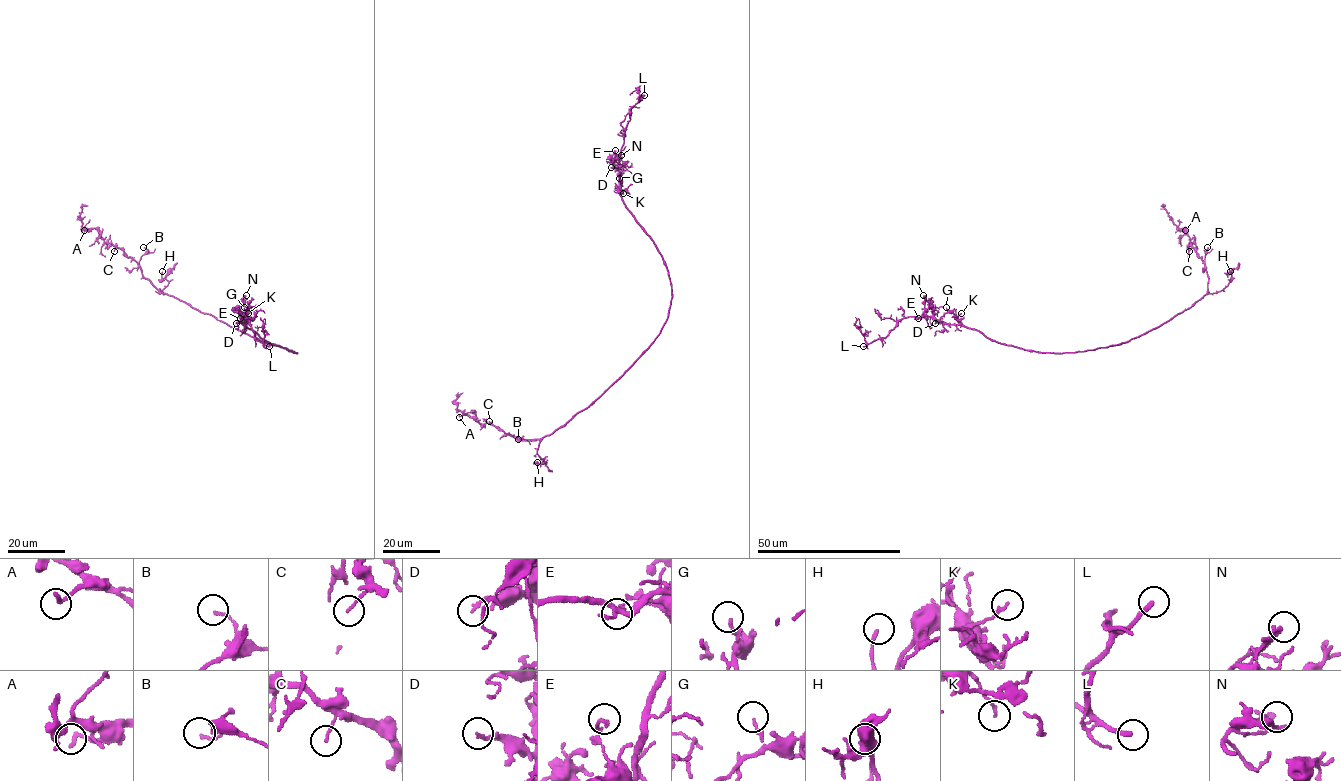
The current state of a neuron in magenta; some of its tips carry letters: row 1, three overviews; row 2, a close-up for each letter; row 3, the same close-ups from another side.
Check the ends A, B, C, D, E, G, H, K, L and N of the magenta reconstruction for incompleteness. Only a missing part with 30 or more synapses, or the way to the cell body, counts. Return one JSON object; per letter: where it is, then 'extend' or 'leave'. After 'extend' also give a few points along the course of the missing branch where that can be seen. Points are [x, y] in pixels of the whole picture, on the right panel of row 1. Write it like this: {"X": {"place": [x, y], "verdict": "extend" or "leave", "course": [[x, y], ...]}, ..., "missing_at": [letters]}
{"A": {"place": [1185, 230], "verdict": "leave"}, "B": {"place": [1207, 247], "verdict": "leave"}, "C": {"place": [1189, 251], "verdict": "leave"}, "D": {"place": [935, 323], "verdict": "leave"}, "E": {"place": [918, 318], "verdict": "leave"}, "G": {"place": [946, 307], "verdict": "leave"}, "H": {"place": [1230, 271], "verdict": "leave"}, "K": {"place": [961, 313], "verdict": "leave"}, "L": {"place": [863, 346], "verdict": "extend", "course": [[863, 346], [836, 350], [827, 357], [832, 367], [849, 361], [849, 356]]}, "N": {"place": [923, 295], "verdict": "leave"}, "missing_at": ["L"]}

